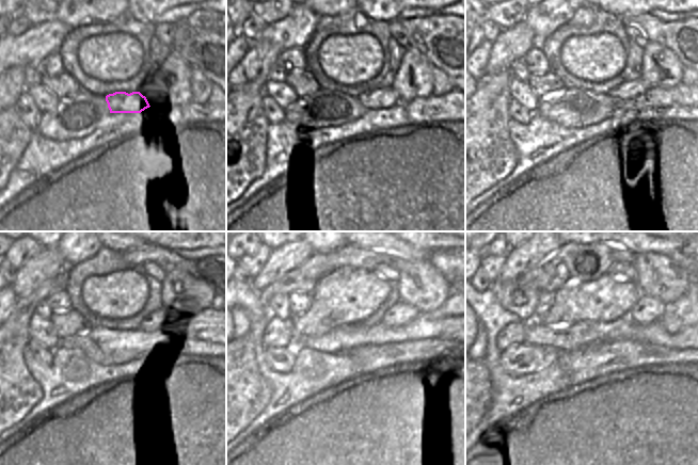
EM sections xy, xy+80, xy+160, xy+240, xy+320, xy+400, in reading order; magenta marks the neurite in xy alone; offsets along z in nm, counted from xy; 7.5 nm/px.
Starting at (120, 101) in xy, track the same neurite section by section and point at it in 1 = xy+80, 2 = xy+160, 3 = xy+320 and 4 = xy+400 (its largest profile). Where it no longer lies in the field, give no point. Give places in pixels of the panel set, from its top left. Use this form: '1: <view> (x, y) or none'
1: xy+80 (381, 98)
2: xy+160 (630, 90)
3: xy+320 (400, 314)
4: xy+400 (646, 309)

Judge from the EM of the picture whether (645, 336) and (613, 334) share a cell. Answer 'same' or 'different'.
different

